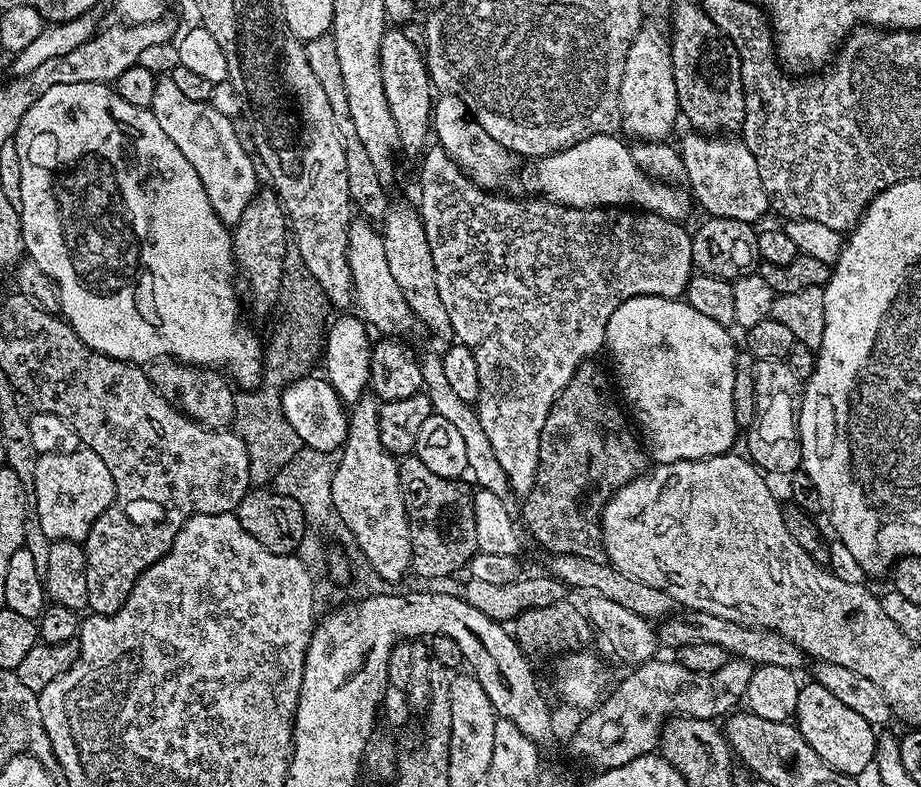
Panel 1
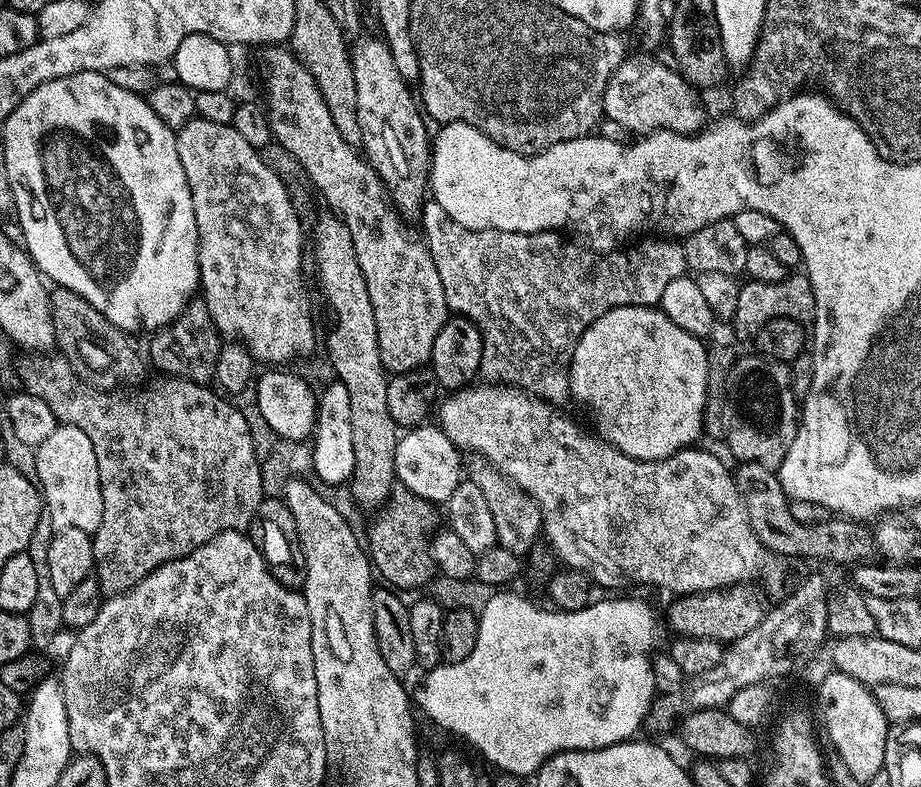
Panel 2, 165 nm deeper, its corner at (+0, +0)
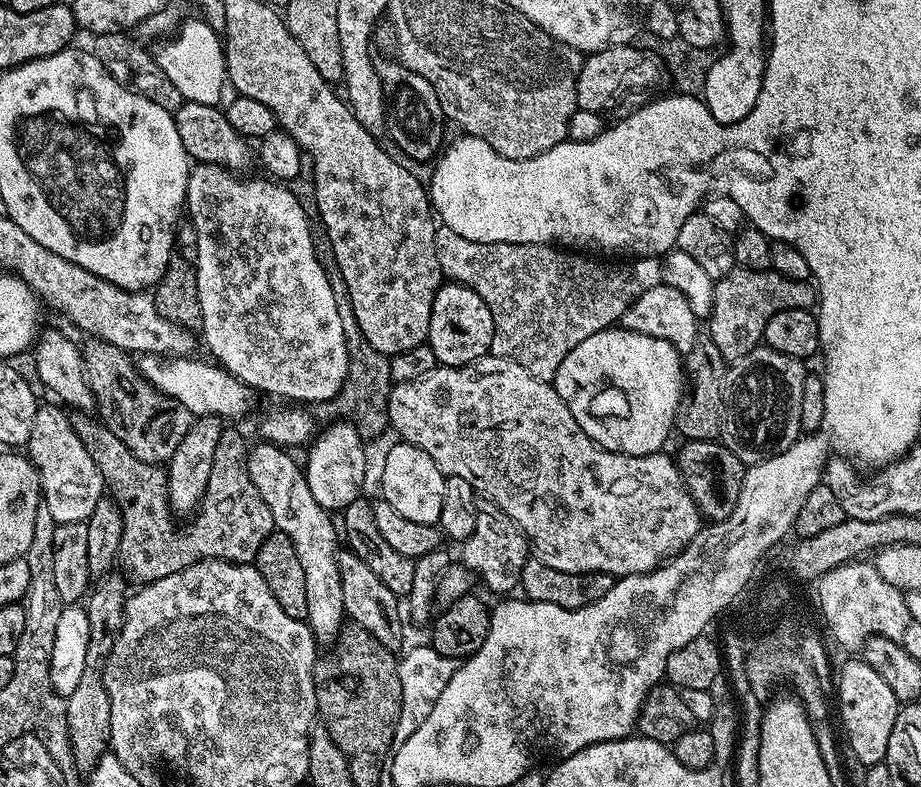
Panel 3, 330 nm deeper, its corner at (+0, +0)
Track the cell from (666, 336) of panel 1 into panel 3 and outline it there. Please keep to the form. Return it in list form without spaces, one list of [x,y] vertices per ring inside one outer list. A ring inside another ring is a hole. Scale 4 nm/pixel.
[[[619,326],[604,328],[598,334],[590,334],[586,342],[578,342],[578,346],[574,346],[574,350],[562,358],[554,387],[562,402],[566,402],[570,414],[574,414],[574,422],[578,422],[580,429],[594,443],[611,452],[645,456],[661,451],[668,435],[673,435],[680,397],[686,391],[682,353],[670,342],[650,334],[638,334]]]

